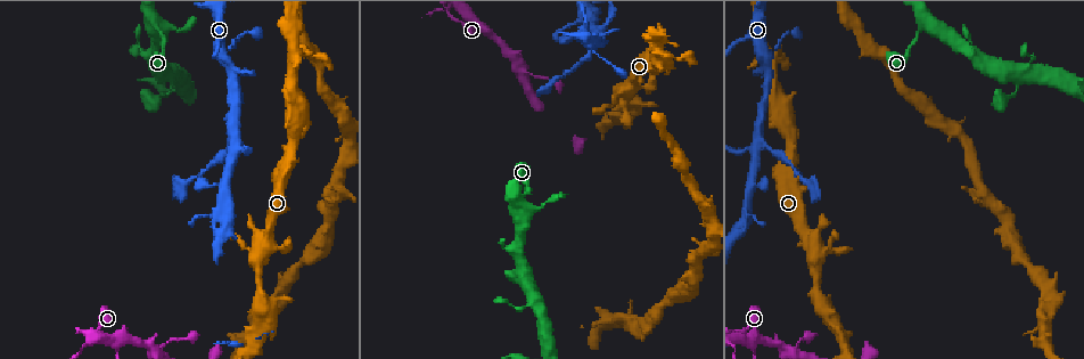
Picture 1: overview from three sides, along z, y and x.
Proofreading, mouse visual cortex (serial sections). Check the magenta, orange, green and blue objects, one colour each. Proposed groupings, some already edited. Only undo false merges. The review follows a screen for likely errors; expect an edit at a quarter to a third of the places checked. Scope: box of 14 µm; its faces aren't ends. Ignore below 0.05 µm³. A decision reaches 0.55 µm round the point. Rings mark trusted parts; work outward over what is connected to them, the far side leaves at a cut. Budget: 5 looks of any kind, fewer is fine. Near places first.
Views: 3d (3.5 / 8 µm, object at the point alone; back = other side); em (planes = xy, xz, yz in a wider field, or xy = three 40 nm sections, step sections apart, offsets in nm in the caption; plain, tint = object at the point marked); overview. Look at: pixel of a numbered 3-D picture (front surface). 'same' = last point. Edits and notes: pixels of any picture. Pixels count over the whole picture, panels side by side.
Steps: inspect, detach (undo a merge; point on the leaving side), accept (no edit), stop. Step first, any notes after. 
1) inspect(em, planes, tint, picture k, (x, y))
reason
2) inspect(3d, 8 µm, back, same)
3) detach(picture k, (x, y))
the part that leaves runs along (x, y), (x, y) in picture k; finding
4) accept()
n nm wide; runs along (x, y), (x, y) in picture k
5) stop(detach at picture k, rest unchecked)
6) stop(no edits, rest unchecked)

inspect(3d, 3.5 µm, picture 1, (246, 152))
sharp bend

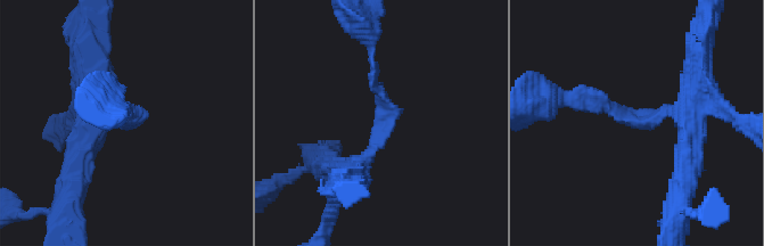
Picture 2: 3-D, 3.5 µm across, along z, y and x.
inspect(em, xy, step 3, tint, picture 2, (656, 120))

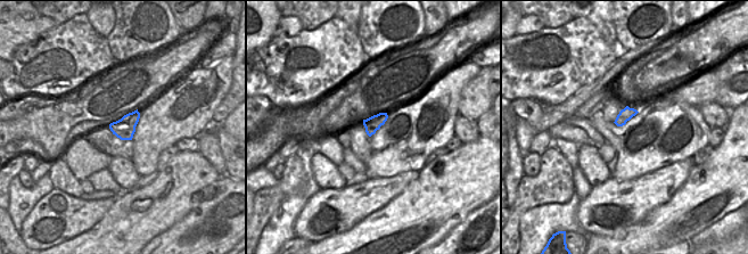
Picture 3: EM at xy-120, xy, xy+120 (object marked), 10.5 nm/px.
accept()
arms of 150, 400 nm; runs along (347, 179), (389, 113), (372, 85) in picture 2; all the same cell

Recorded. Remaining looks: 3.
inspect(3d, 3.5 µm, picture 1, (821, 252))

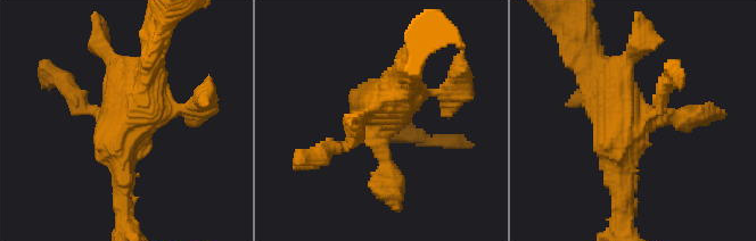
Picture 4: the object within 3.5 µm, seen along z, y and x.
inspect(em, xy, step 5, tint, picture 4, (388, 121))

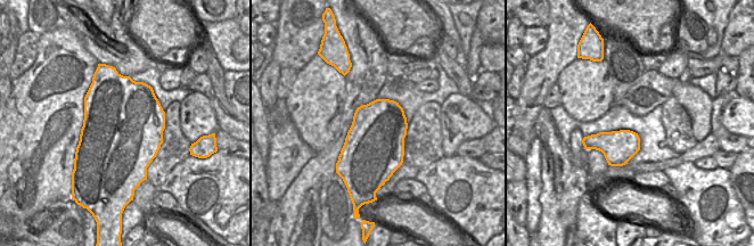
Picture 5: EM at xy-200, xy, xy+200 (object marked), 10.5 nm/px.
accept()
runs along (577, 36), (618, 102), (618, 168) in picture 4; continuous, no second cell

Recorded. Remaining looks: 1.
stop(no edits, rest unchecked)

